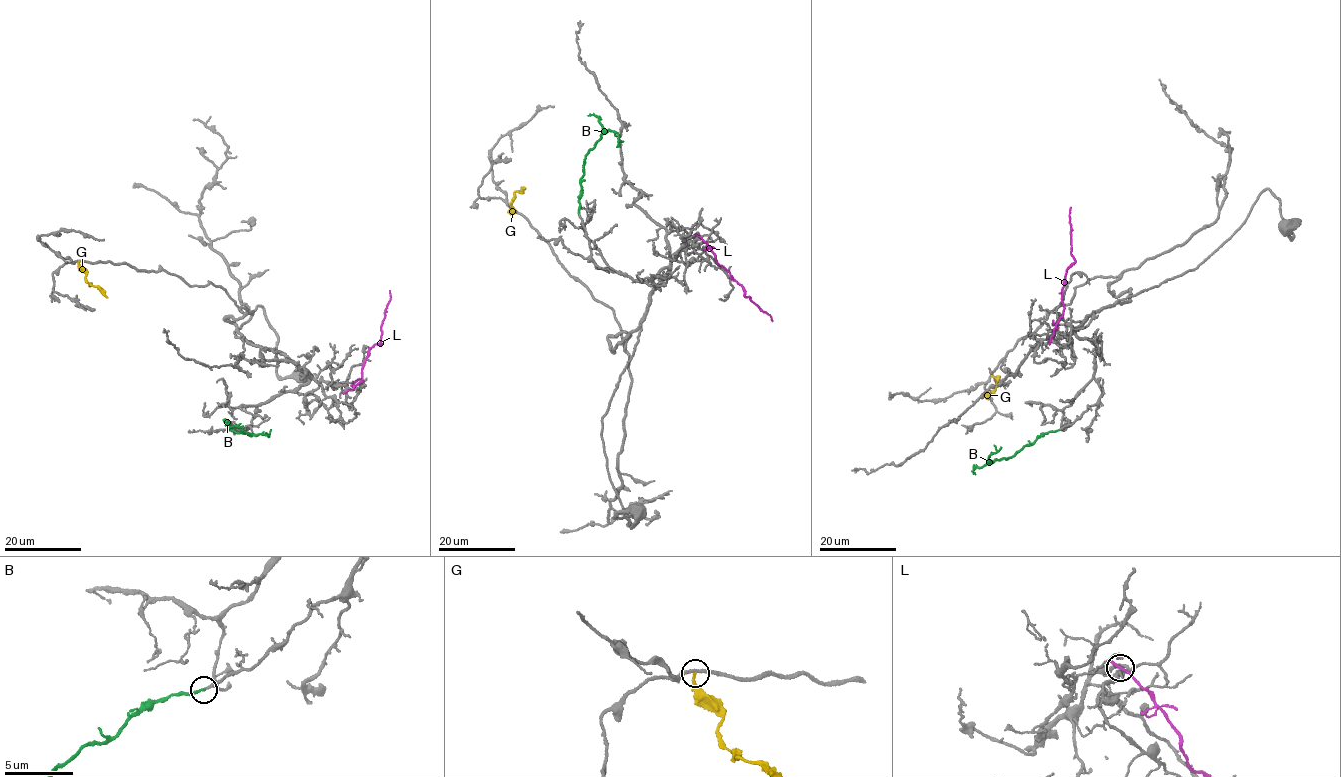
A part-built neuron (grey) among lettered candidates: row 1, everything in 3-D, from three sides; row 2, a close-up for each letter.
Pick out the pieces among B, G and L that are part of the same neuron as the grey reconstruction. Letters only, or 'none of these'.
B

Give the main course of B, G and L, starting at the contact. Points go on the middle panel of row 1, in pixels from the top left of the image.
B: (578, 212), (586, 154), (608, 131), (617, 134), (617, 147)
G: (511, 209), (514, 210), (510, 204), (515, 191), (525, 188)
L: (698, 236), (719, 265), (742, 287), (745, 296), (769, 315), (772, 321)

